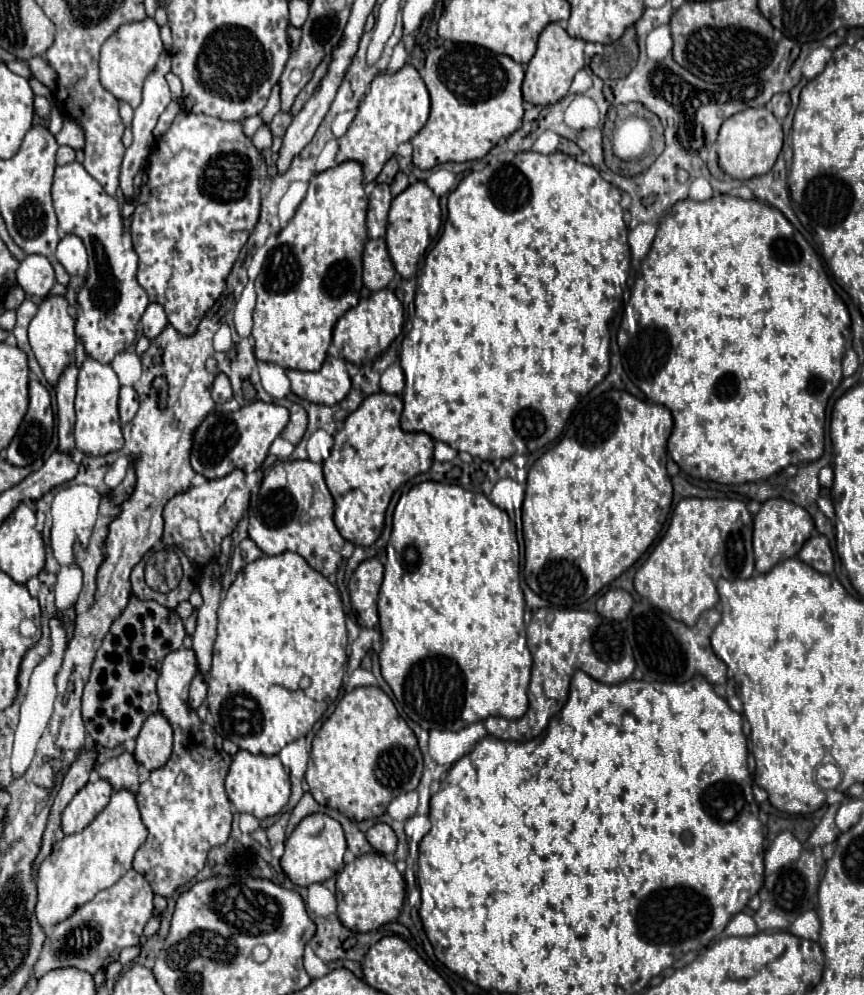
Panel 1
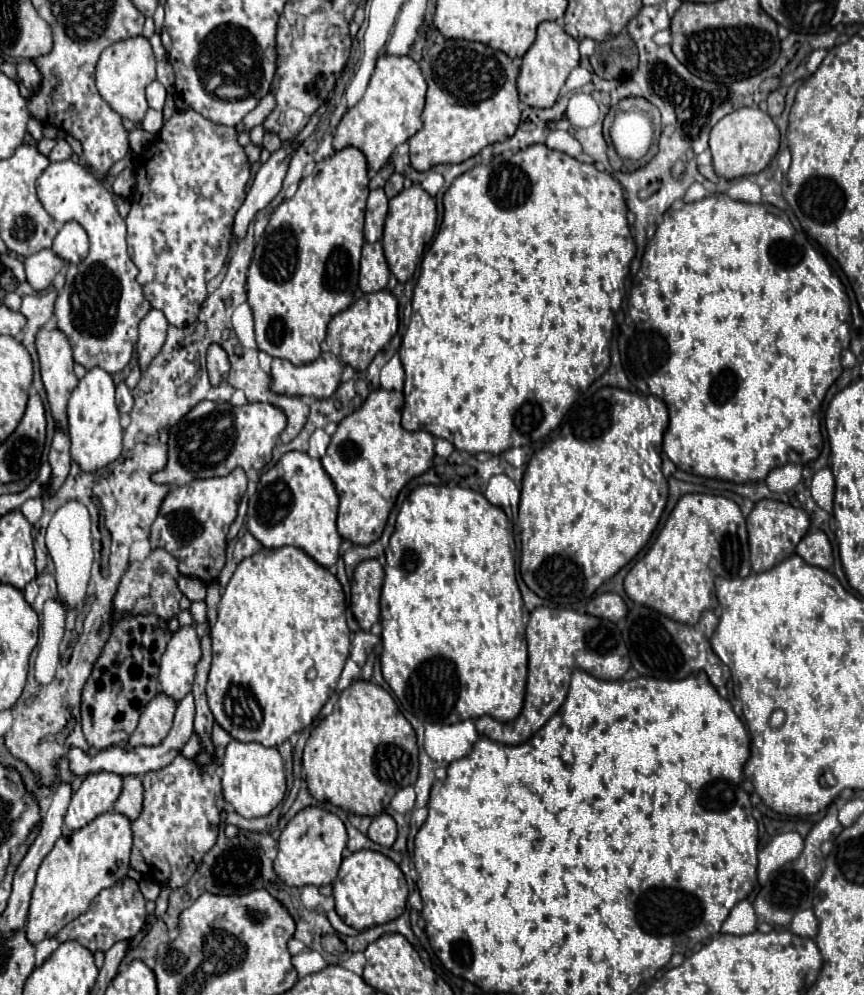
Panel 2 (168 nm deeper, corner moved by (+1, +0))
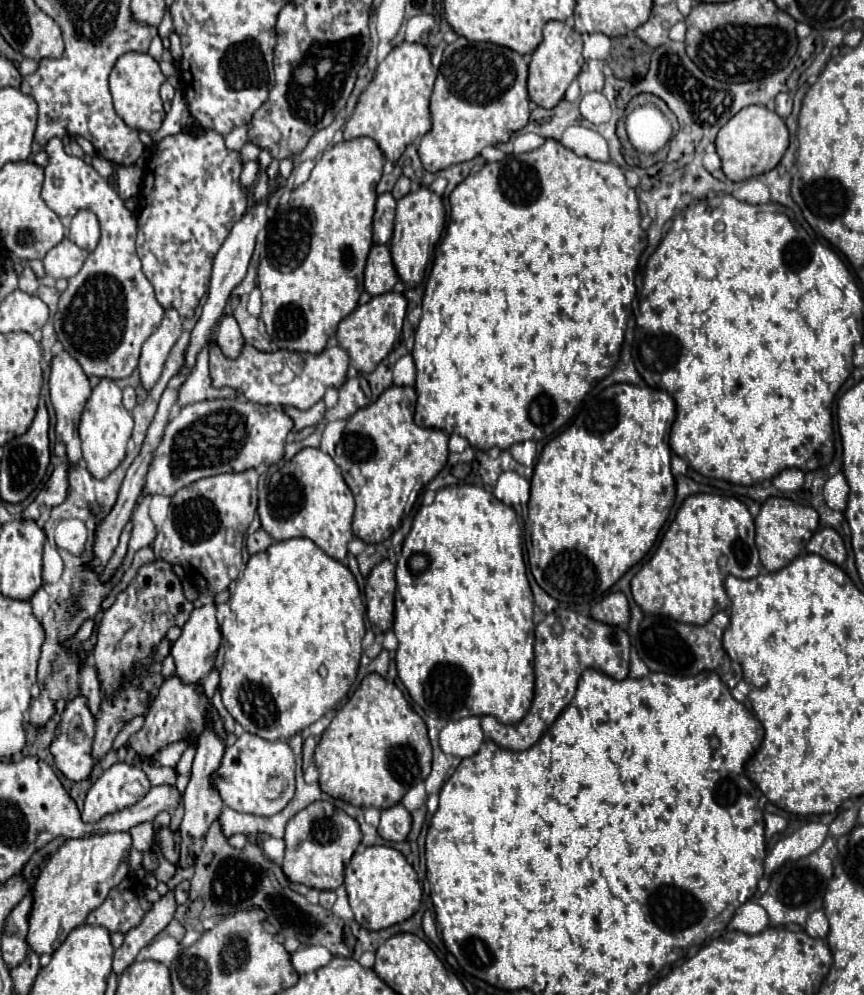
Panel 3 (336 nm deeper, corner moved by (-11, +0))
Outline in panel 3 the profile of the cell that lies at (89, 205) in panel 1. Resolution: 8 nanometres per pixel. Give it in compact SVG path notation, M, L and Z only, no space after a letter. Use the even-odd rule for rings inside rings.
M51 139L45 145L49 163L45 167L45 183L41 197L59 217L73 217L77 211L93 211L101 225L99 247L89 253L81 271L69 279L69 287L61 293L59 309L53 317L57 337L87 375L123 379L129 377L139 361L141 345L159 327L165 309L153 293L141 269L141 259L135 251L137 217L123 205L119 193L83 159L69 157L63 151L61 139Z

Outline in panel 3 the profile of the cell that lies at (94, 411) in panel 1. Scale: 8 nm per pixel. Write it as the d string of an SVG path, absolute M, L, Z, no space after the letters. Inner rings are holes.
M103 377L99 381L99 385L93 387L91 397L85 403L85 411L81 413L81 421L79 421L83 459L87 463L89 473L95 479L105 479L109 473L113 473L121 465L121 461L125 459L127 441L131 439L131 429L133 429L133 417L123 407L121 389L117 387L117 383L113 379Z

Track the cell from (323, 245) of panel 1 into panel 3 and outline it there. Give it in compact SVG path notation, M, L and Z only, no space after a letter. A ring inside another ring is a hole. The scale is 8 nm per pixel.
M357 137L343 141L317 157L315 169L307 183L291 191L287 207L277 209L277 215L267 233L267 255L259 263L259 289L263 293L261 319L271 341L285 351L305 351L311 355L321 353L327 347L329 337L337 331L341 319L345 319L359 303L363 291L363 273L371 239L371 223L375 213L377 183L381 179L383 153L379 145L369 137Z

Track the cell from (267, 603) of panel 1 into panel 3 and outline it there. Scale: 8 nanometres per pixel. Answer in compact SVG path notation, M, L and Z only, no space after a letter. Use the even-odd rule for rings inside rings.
M289 539L289 541L277 541L273 545L269 545L265 551L251 555L245 567L243 577L239 577L235 581L235 591L229 599L231 603L231 617L223 621L221 625L221 633L223 633L223 643L225 643L225 665L221 669L221 683L219 683L219 691L223 697L223 705L225 709L231 713L231 717L247 731L253 735L259 735L261 739L267 741L289 741L293 735L301 733L303 729L307 729L309 725L313 725L315 721L319 721L329 709L333 709L343 695L347 695L349 687L355 681L357 669L359 669L359 659L361 659L361 641L365 637L365 607L361 603L361 593L357 587L357 581L353 577L353 573L339 561L331 559L329 555L325 555L311 539Z

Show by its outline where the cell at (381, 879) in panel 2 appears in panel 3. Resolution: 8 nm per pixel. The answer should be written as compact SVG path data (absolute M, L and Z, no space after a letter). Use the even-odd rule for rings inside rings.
M373 845L363 853L353 855L345 869L345 889L355 921L371 931L409 919L421 903L421 885L417 881L417 873L399 851L385 845Z

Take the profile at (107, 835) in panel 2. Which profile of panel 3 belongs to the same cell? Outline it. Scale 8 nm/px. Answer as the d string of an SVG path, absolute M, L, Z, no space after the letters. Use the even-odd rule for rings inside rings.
M103 833L103 835L91 835L81 839L67 839L47 861L41 871L41 875L35 881L33 887L33 911L29 915L29 935L27 943L35 953L53 953L67 935L85 923L87 915L101 907L101 903L107 899L109 891L117 887L127 875L129 875L129 851L133 847L133 839L129 833Z

